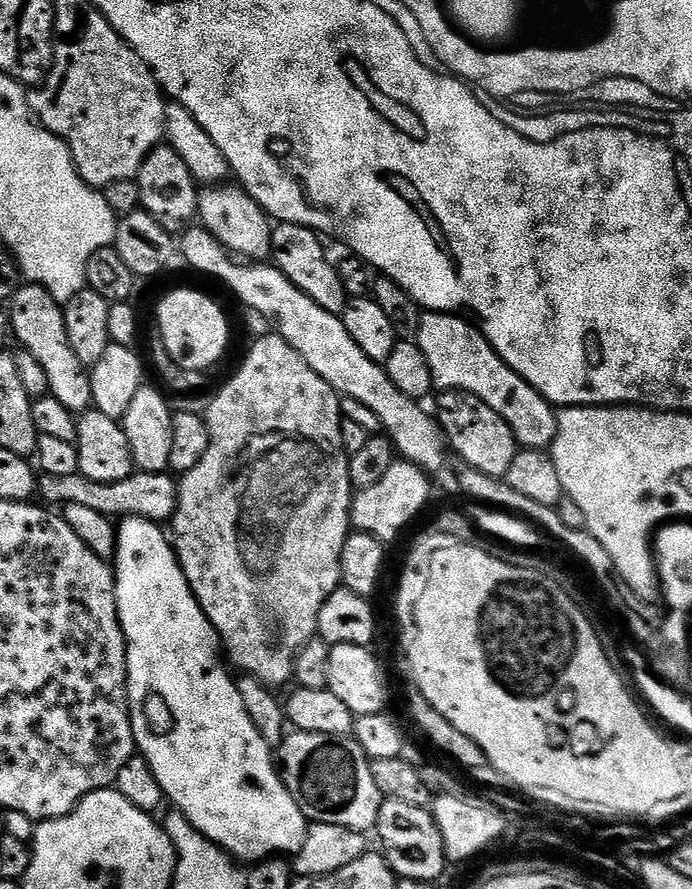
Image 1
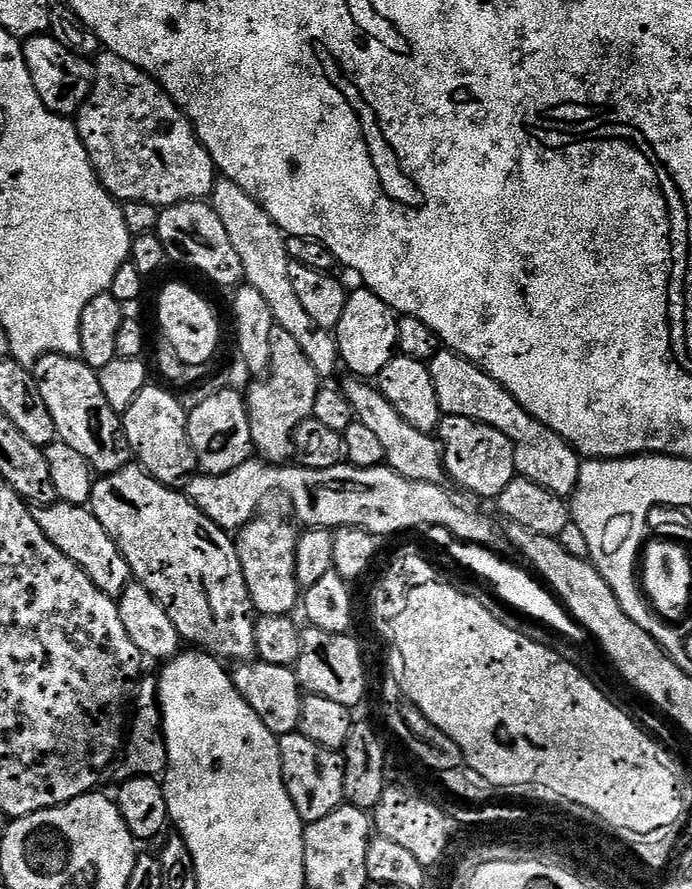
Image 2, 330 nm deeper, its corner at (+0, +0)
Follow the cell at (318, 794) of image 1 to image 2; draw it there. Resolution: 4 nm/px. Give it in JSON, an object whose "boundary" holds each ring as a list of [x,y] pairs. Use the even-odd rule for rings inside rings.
{"boundary":[[[298,730],[279,737],[279,742],[284,785],[294,802],[294,810],[298,810],[305,825],[318,822],[318,818],[326,818],[326,814],[345,803],[344,758],[339,751],[310,742],[310,738]]]}

